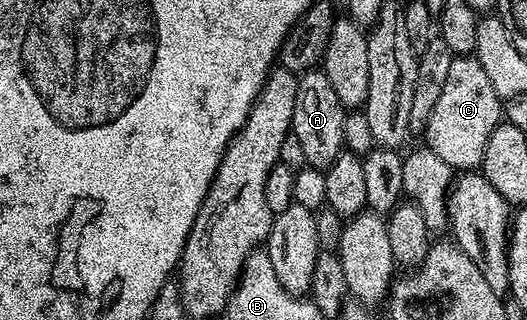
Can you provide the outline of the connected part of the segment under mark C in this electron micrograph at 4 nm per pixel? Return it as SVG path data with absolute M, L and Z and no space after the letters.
M453 56L450 63L450 75L447 76L446 83L443 84L442 95L439 96L438 103L434 106L434 111L430 112L428 126L426 128L427 148L442 159L454 171L472 171L484 164L484 152L486 143L490 143L490 135L496 130L497 125L502 121L502 102L499 95L490 87L490 78L486 71L482 71L482 63L476 60L475 56L467 57Z

